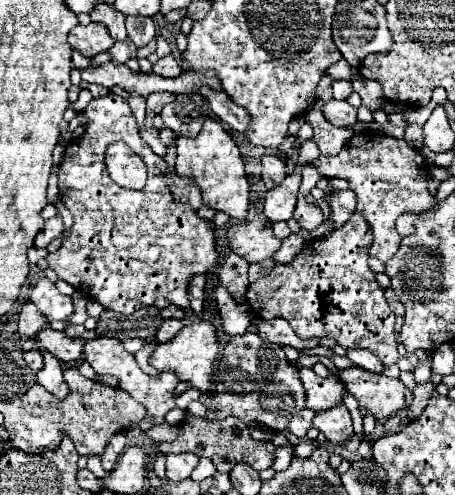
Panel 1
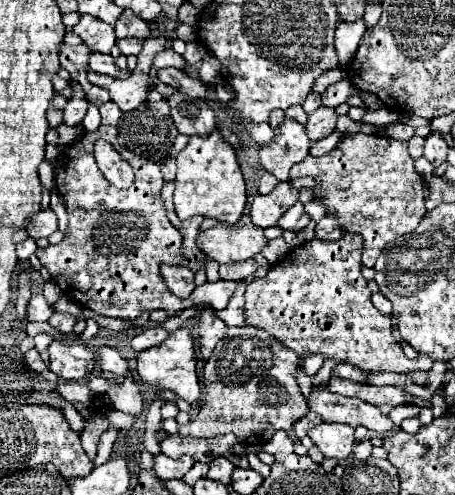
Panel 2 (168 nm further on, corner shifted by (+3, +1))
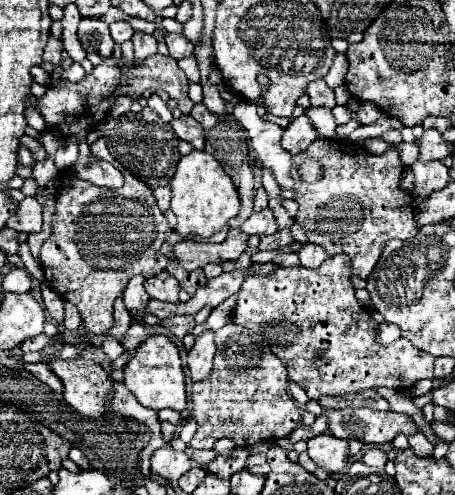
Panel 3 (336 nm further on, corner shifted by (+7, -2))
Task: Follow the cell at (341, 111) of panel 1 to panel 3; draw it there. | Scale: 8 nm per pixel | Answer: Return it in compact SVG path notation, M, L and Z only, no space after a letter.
M300 115L298 119L292 119L290 127L284 129L282 141L280 145L290 153L290 155L298 155L300 151L304 151L314 139L316 139L316 131L310 125L310 119L306 115Z

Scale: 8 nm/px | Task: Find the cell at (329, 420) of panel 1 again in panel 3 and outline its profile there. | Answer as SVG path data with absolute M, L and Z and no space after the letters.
M328 433L318 435L316 439L308 441L308 455L318 467L328 471L330 475L342 473L350 461L348 441L336 439Z

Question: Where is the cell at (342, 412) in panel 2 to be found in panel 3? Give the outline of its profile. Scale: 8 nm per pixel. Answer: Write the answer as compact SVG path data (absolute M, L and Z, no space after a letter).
M340 409L326 411L330 419L330 433L338 439L358 439L372 445L388 445L398 433L406 437L418 433L418 425L410 415L402 413L382 413L374 409Z

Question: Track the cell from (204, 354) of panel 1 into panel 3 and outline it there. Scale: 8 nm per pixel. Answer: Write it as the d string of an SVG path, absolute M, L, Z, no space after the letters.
M150 335L144 343L140 343L134 359L124 365L124 385L138 399L138 403L148 409L160 411L168 407L174 411L184 411L186 389L178 347L166 335Z

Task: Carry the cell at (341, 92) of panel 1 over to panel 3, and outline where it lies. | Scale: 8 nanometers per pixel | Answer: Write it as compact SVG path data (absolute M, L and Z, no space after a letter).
M324 79L308 83L308 87L304 89L304 93L310 97L310 105L312 107L330 107L332 109L336 105L334 91L326 85Z

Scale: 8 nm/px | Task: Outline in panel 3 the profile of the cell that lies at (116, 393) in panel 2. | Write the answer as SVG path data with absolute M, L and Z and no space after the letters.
M120 293L116 297L116 303L114 303L114 327L112 327L112 335L118 337L118 339L124 337L128 327L130 327L130 323L132 323L132 317L130 317L128 309L124 307L124 297Z

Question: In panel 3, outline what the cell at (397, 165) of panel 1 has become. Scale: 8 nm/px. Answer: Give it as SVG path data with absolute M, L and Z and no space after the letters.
M316 139L306 151L292 157L292 163L296 163L296 169L300 165L300 161L304 161L304 159L320 159L320 163L324 167L324 175L316 183L300 183L298 173L292 175L292 179L294 179L292 189L296 191L294 201L298 203L298 213L296 213L294 219L306 231L306 243L314 243L314 245L324 247L324 251L328 255L346 253L350 257L352 275L358 275L358 277L366 279L372 273L372 269L376 267L376 263L382 255L382 249L390 239L408 241L408 239L416 237L418 227L416 227L416 221L412 219L414 199L412 199L410 193L400 189L400 179L402 179L402 173L404 173L404 165L402 165L400 155L394 147L390 147L382 155L370 155L360 147L344 149L344 143L340 143L340 141Z

